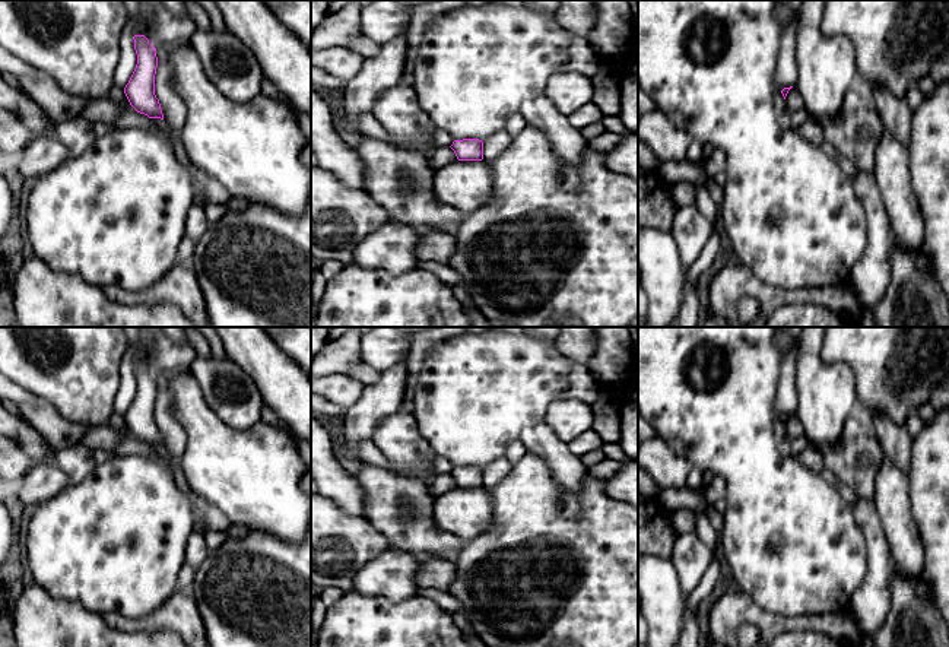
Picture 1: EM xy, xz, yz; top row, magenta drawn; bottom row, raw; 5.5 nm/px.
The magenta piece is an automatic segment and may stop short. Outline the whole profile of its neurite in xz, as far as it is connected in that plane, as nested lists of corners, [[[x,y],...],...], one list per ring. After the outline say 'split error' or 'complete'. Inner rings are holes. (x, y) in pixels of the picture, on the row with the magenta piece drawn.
[[[479,139],[454,140],[450,146],[458,161],[482,161],[483,159],[483,142]]] | complete

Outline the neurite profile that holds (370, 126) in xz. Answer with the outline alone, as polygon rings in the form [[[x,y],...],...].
[[[372,112],[361,114],[359,115],[359,129],[362,134],[388,142],[390,136],[381,123],[372,115]]]

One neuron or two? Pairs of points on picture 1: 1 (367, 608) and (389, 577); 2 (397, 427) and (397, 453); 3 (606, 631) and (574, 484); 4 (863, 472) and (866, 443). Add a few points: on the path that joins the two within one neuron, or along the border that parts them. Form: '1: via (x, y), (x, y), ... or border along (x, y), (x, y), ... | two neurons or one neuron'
1: border along (354, 590), (409, 599) | two neurons
2: via (397, 433), (394, 441), (397, 447) | one neuron
3: border along (587, 468), (574, 494), (549, 471) | two neurons
4: via (863, 465), (863, 450) | one neuron

